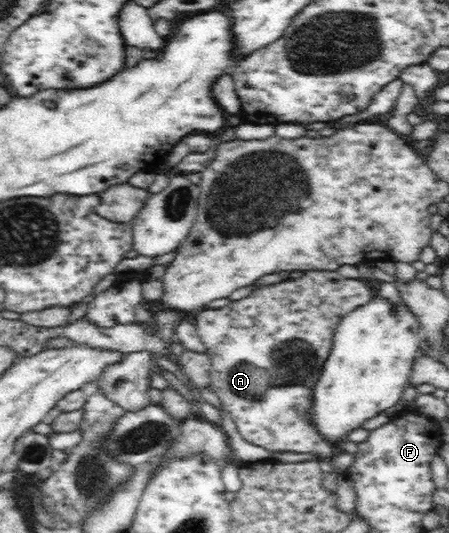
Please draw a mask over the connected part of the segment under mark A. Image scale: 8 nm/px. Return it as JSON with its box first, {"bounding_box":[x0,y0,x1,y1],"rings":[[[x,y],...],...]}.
{"bounding_box":[195,271,377,460],"rings":[[[308,271],[299,278],[287,279],[278,284],[267,284],[266,286],[257,287],[251,292],[251,295],[240,300],[231,300],[231,302],[223,308],[213,310],[202,310],[195,319],[196,329],[201,338],[201,343],[205,344],[206,353],[212,361],[212,366],[209,371],[209,386],[213,393],[217,394],[217,401],[222,401],[223,408],[229,412],[231,419],[234,421],[241,437],[252,443],[267,449],[267,451],[293,451],[293,453],[310,453],[317,456],[320,460],[330,460],[333,456],[340,453],[340,451],[333,447],[333,444],[325,443],[323,439],[317,437],[317,432],[309,427],[306,419],[309,414],[309,405],[311,398],[311,389],[317,381],[320,370],[323,369],[325,360],[329,357],[332,348],[332,341],[334,333],[341,321],[346,316],[351,315],[357,309],[365,307],[365,305],[372,303],[377,299],[377,295],[369,289],[361,279],[345,278],[338,272],[334,271]]]}

